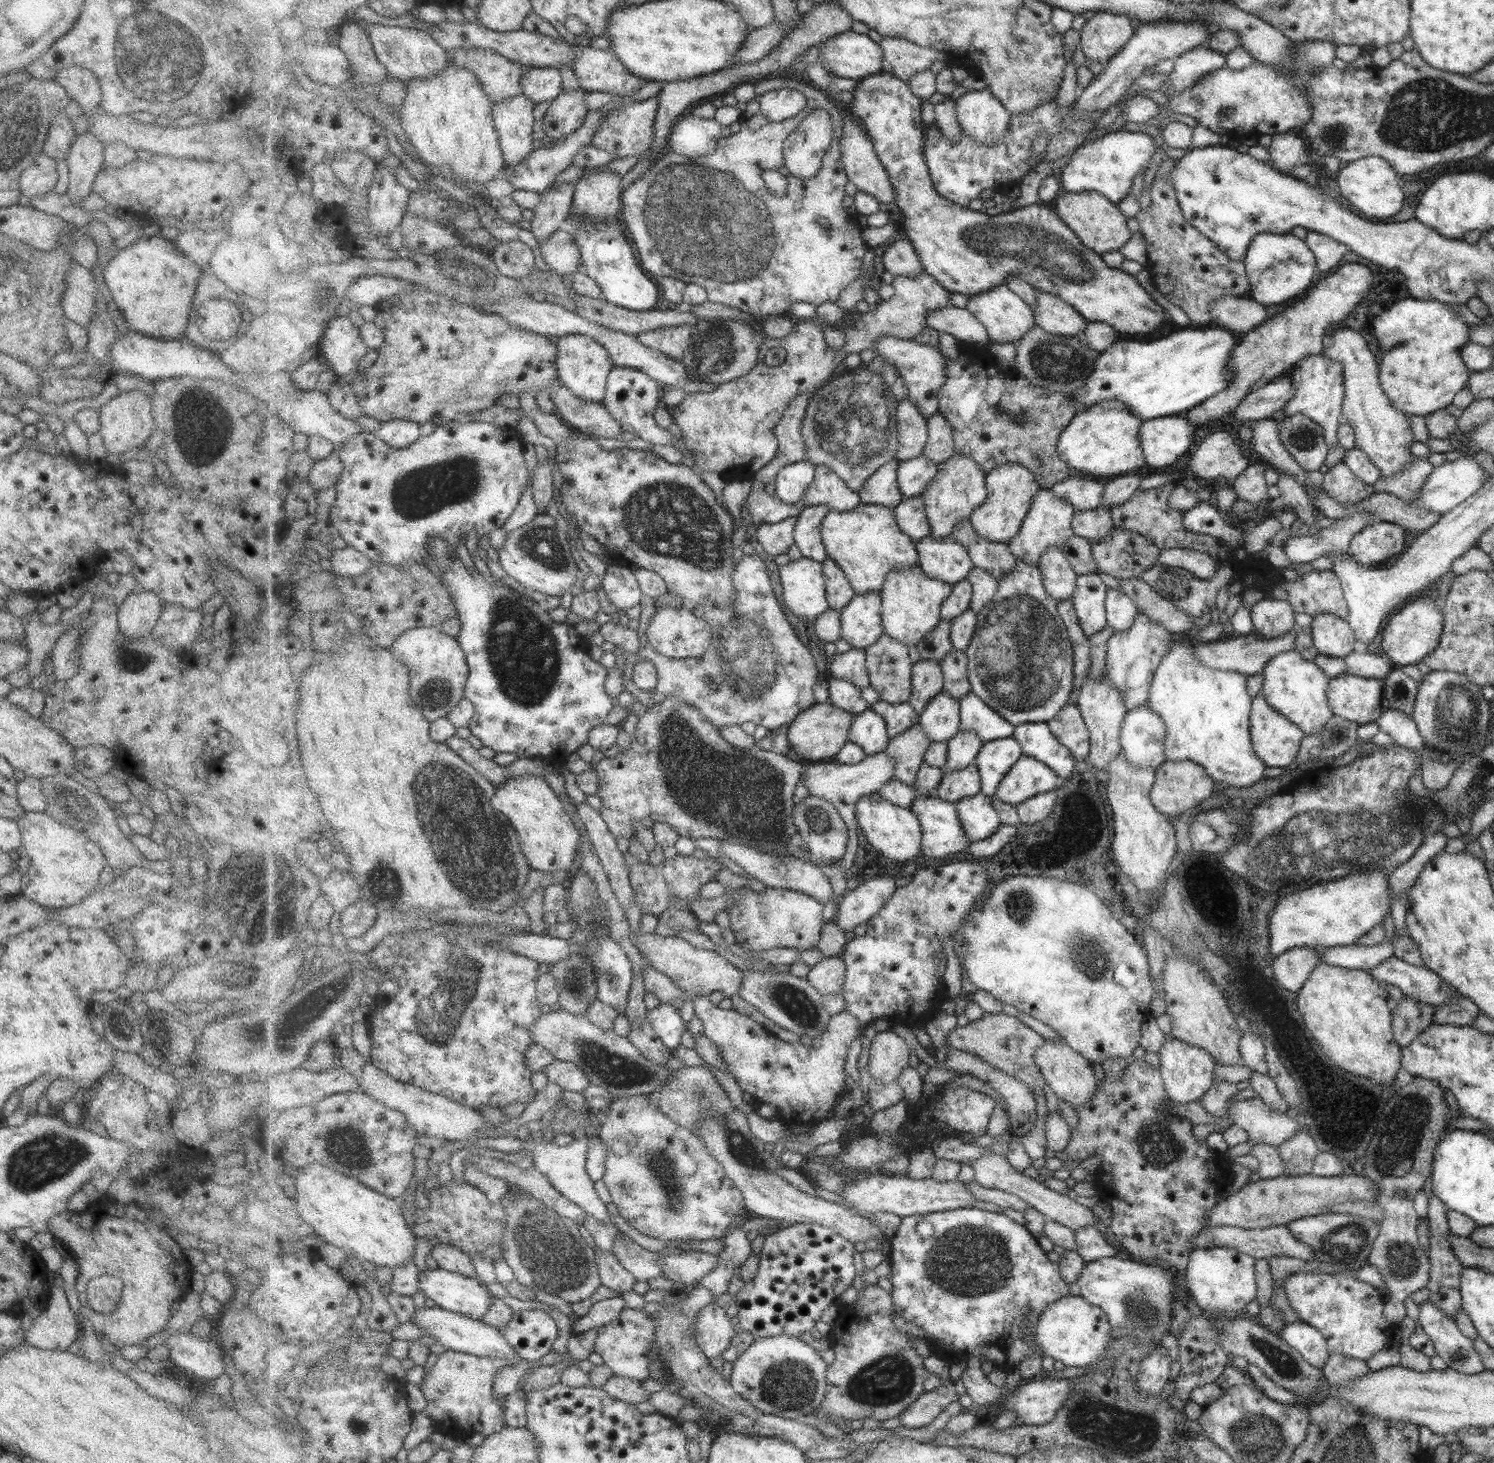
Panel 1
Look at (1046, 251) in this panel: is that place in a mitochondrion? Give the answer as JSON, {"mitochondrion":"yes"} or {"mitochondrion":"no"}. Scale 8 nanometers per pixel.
{"mitochondrion":"yes"}

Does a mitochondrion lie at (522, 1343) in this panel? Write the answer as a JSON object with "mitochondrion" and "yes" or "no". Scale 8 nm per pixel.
{"mitochondrion":"no"}

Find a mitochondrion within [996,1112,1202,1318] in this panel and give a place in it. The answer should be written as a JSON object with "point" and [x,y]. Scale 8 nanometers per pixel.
{"point":[1156,1143]}

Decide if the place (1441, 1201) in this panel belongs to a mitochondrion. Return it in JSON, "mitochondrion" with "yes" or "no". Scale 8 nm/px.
{"mitochondrion":"no"}

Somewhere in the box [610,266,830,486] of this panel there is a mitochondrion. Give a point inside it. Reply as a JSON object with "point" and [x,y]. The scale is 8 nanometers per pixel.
{"point":[715,354]}

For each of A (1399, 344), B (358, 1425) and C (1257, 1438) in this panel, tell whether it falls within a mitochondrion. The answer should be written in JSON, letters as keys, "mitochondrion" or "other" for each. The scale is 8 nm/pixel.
{"A":"other","B":"mitochondrion","C":"mitochondrion"}

